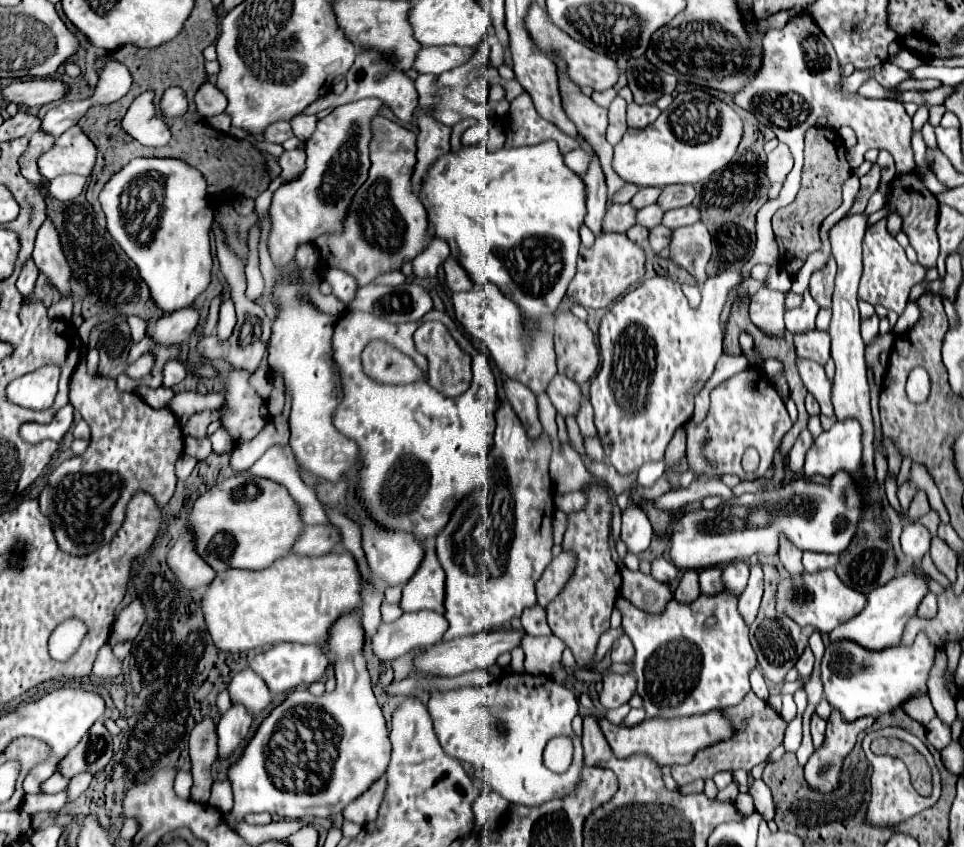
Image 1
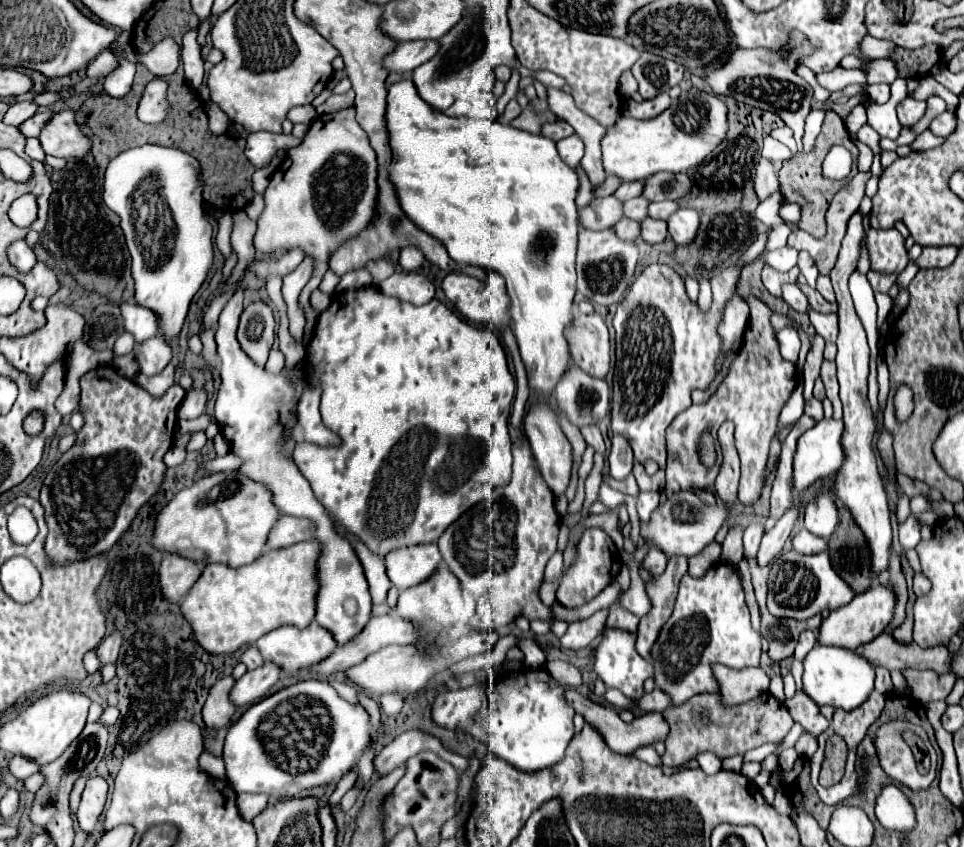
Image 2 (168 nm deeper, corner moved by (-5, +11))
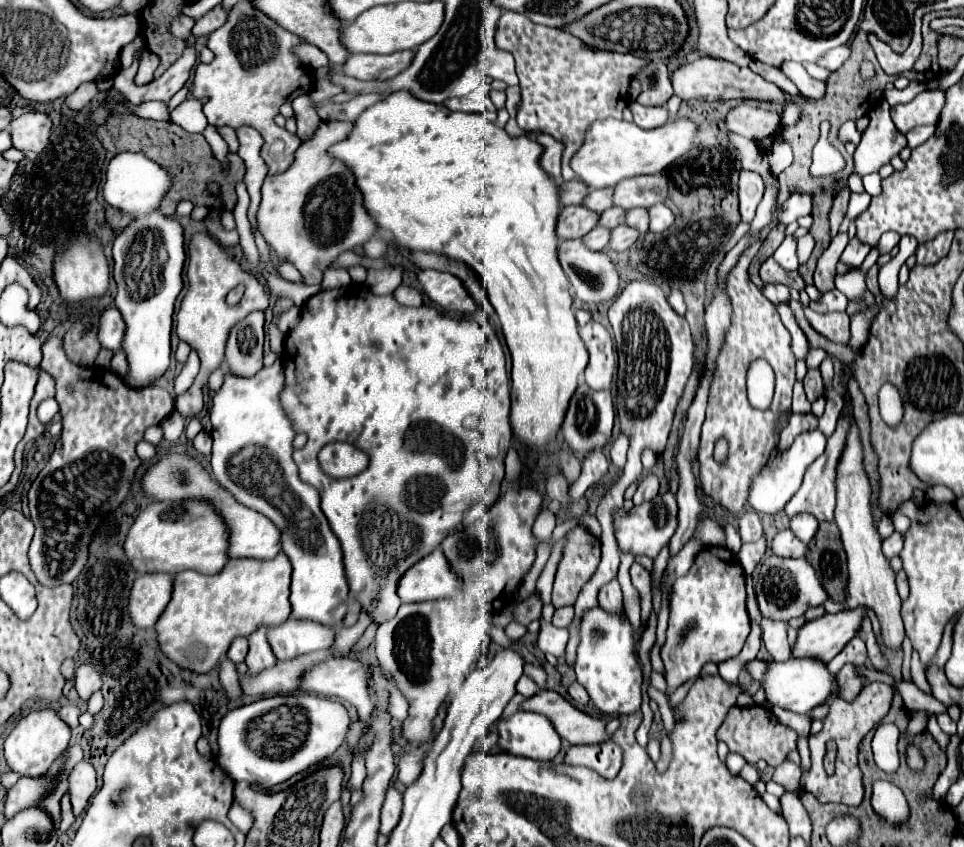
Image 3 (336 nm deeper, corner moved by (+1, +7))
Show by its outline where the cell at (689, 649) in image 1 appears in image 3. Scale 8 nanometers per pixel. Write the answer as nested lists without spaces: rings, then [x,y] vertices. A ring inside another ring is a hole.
[[[706,546],[700,550],[686,572],[686,576],[676,578],[674,590],[672,590],[672,600],[670,600],[670,622],[668,622],[668,632],[666,632],[666,644],[660,652],[662,662],[666,666],[666,682],[668,690],[676,690],[680,684],[686,680],[698,678],[702,666],[706,662],[724,662],[732,656],[736,656],[744,642],[746,636],[750,634],[750,616],[746,610],[746,588],[744,588],[744,570],[728,548],[716,548],[716,546]]]

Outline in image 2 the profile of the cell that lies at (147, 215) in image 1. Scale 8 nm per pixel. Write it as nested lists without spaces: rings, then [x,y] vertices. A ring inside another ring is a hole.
[[[138,146],[116,156],[104,174],[104,204],[120,216],[120,226],[126,236],[126,246],[132,254],[132,272],[136,280],[136,302],[140,306],[152,308],[162,316],[162,334],[172,338],[180,332],[184,318],[188,314],[188,306],[194,294],[200,290],[208,272],[214,264],[214,242],[212,242],[212,226],[204,216],[204,200],[202,200],[202,178],[198,160],[190,154],[164,146]],[[140,252],[146,262],[140,262]]]

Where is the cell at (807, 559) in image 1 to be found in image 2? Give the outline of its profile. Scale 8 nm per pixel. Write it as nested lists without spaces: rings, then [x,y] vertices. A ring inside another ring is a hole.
[[[800,530],[794,536],[794,550],[800,552],[800,554],[820,554],[820,552],[826,552],[826,548],[828,548],[826,538],[814,536],[814,534],[806,532],[806,530]]]

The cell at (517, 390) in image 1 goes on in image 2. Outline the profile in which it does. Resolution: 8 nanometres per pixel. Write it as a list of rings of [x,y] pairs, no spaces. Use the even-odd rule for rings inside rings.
[[[534,404],[524,418],[524,432],[532,444],[532,452],[538,460],[538,466],[540,466],[540,472],[542,472],[546,484],[550,486],[550,490],[556,496],[564,494],[568,484],[570,484],[570,476],[572,476],[572,460],[570,460],[572,448],[556,422],[554,410],[548,404]]]

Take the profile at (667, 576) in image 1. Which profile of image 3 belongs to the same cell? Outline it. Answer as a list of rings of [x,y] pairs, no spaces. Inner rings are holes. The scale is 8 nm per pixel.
[[[638,562],[632,564],[630,568],[630,578],[634,588],[640,594],[640,602],[642,602],[642,624],[646,626],[650,620],[650,612],[652,612],[652,592],[650,592],[650,574],[644,566],[640,566]]]

